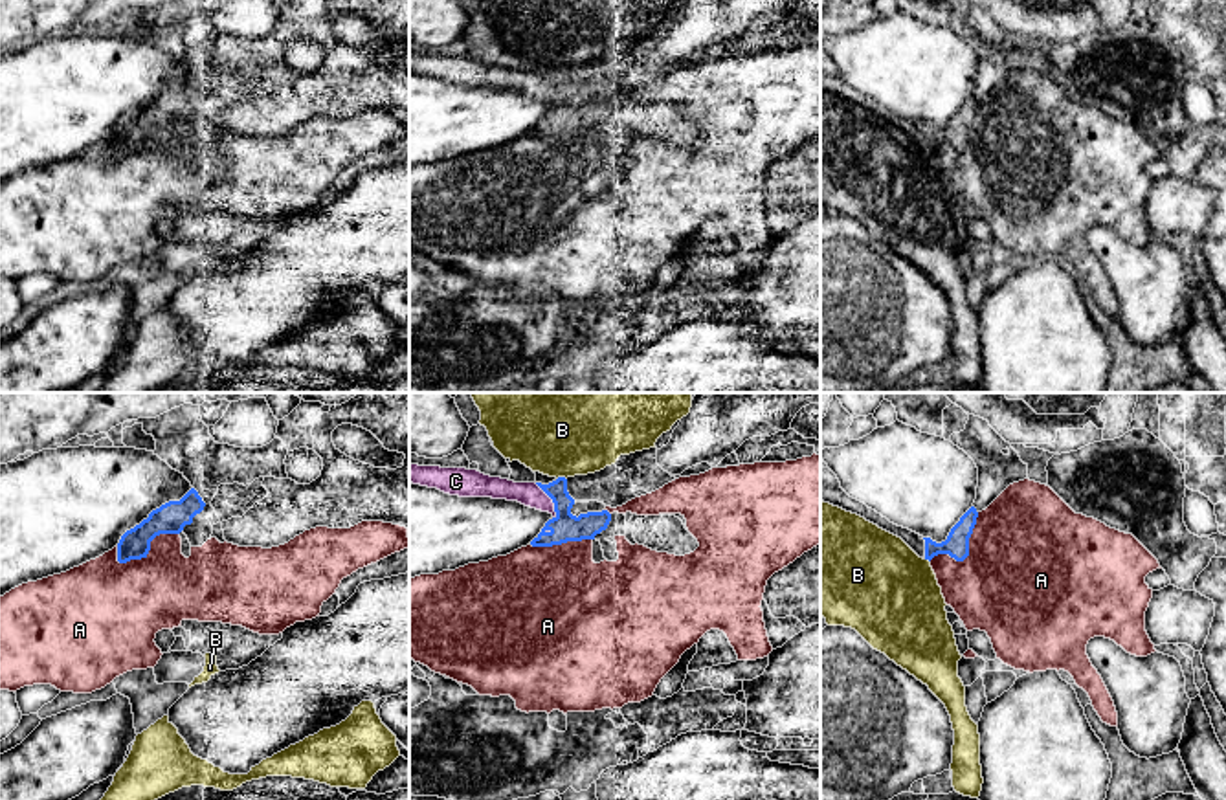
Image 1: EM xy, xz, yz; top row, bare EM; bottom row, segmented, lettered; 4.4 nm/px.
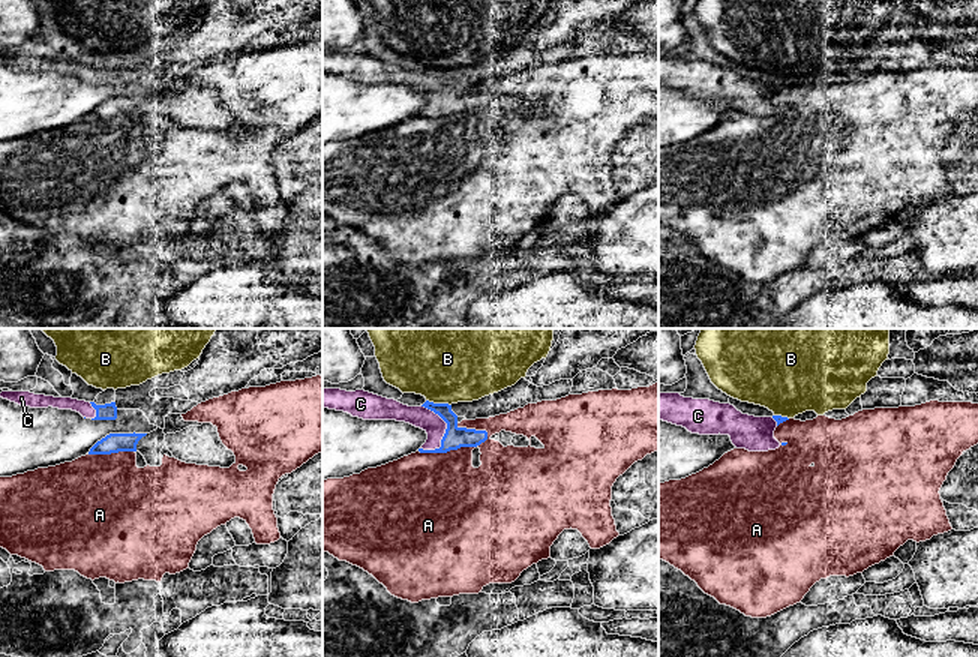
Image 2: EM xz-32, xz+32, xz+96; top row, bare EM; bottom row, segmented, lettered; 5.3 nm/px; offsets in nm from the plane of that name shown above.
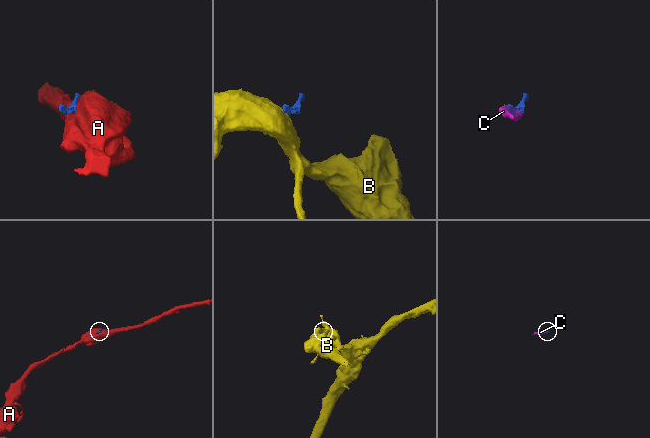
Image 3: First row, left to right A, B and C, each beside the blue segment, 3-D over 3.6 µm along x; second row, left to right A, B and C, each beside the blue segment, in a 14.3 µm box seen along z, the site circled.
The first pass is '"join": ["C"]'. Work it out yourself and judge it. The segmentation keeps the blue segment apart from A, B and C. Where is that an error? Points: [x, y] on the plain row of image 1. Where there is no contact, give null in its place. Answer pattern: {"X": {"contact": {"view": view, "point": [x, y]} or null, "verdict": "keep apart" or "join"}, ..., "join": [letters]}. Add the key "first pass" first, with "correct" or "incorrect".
{"first pass": "correct", "A": {"contact": {"view": "xy", "point": [149, 138]}, "verdict": "keep apart"}, "B": {"contact": {"view": "xz", "point": [560, 66]}, "verdict": "keep apart"}, "C": {"contact": {"view": "xz", "point": [553, 90]}, "verdict": "join"}, "join": ["C"]}

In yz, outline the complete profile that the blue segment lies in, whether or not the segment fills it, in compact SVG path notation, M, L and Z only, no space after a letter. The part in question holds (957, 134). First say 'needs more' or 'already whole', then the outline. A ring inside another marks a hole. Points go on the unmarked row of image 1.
already whole; M971 95L960 110L951 117L945 130L936 132L931 127L925 128L925 149L932 149L938 143L949 143L956 150L964 150L969 145L969 127L976 114L978 101Z

